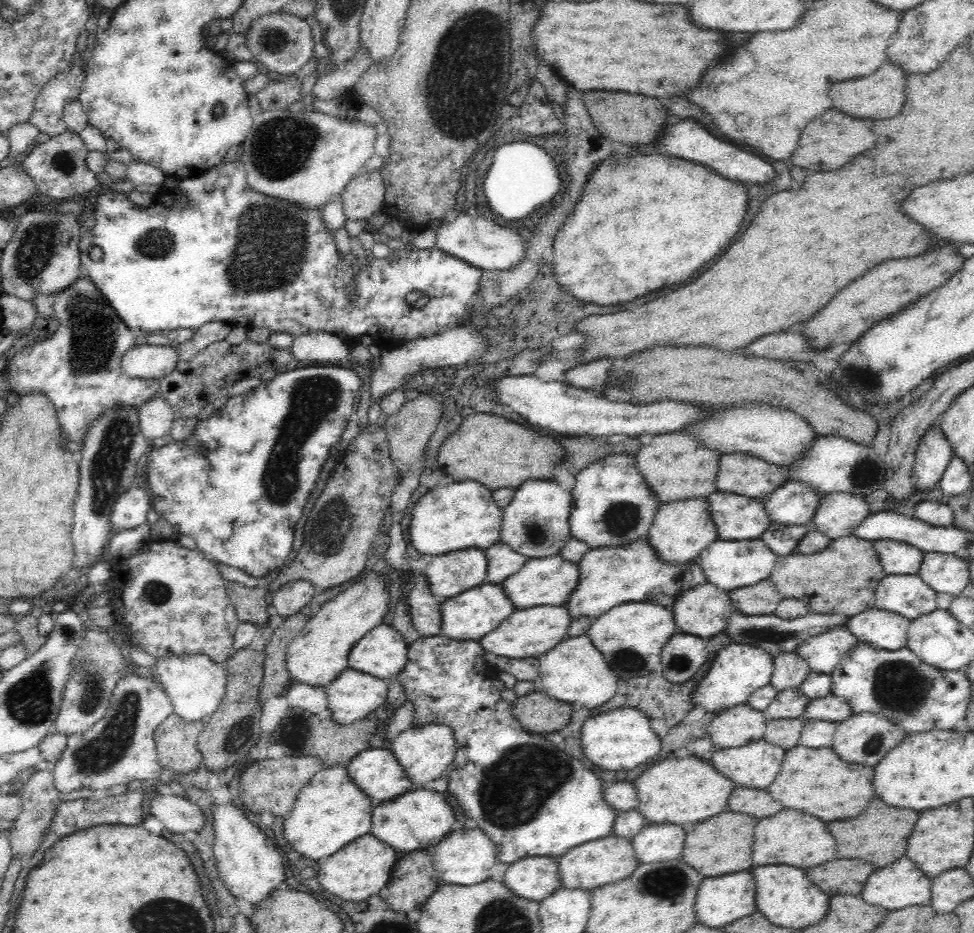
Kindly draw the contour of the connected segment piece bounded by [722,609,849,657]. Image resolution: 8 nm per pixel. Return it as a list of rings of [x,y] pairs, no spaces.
[[[734,609],[732,616],[728,618],[728,622],[726,622],[726,626],[724,626],[722,632],[730,636],[732,643],[748,644],[764,649],[774,657],[780,653],[794,651],[804,640],[812,636],[824,634],[824,632],[836,628],[836,626],[846,628],[848,619],[849,616],[844,614],[818,614],[808,612],[805,615],[788,620],[778,617],[776,614],[748,616]]]

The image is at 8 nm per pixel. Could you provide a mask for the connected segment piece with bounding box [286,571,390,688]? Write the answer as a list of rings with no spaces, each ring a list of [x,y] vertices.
[[[374,571],[364,573],[356,584],[352,584],[346,588],[344,592],[337,592],[333,599],[325,602],[320,610],[308,620],[301,628],[300,634],[292,640],[286,652],[286,667],[290,678],[295,678],[297,682],[310,684],[312,686],[328,686],[338,675],[348,669],[348,654],[352,650],[352,646],[358,642],[369,630],[375,626],[382,624],[388,614],[388,602],[390,602],[390,594],[387,590],[389,586],[388,578]]]

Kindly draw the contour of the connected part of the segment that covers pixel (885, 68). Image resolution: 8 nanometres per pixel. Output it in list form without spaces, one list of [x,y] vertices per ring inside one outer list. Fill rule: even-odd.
[[[888,61],[872,74],[834,83],[830,88],[830,98],[836,110],[854,118],[874,118],[874,120],[892,118],[900,112],[904,104],[904,84],[906,84],[906,74]]]

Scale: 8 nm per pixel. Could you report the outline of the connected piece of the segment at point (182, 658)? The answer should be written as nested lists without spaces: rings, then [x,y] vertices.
[[[170,654],[156,660],[153,673],[155,679],[165,690],[173,706],[173,713],[186,722],[207,721],[209,717],[216,712],[224,698],[225,686],[227,682],[225,666],[221,663],[214,662],[206,654]]]

